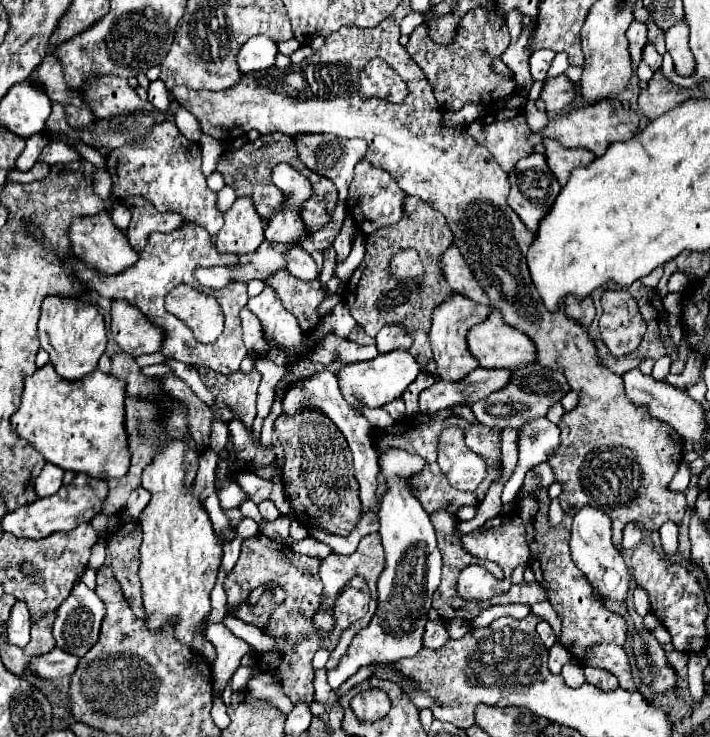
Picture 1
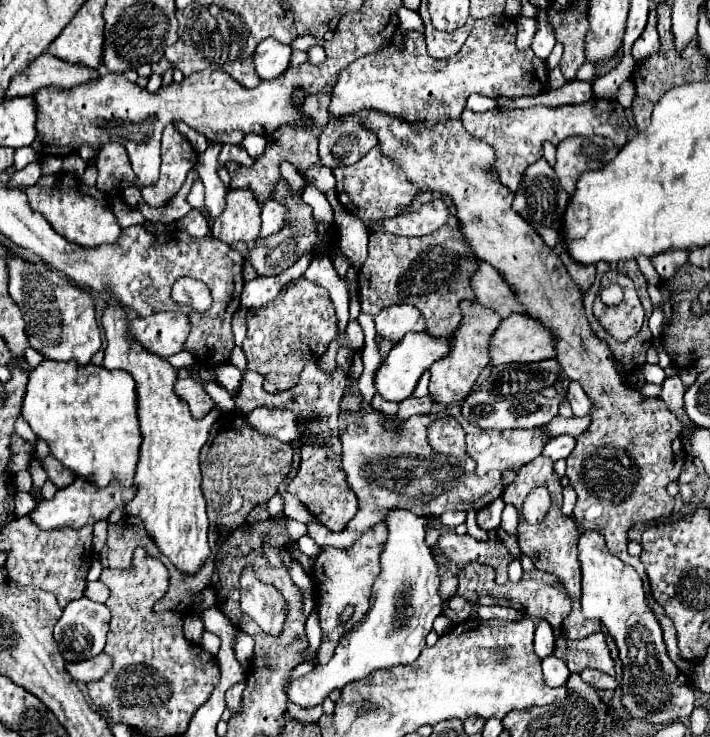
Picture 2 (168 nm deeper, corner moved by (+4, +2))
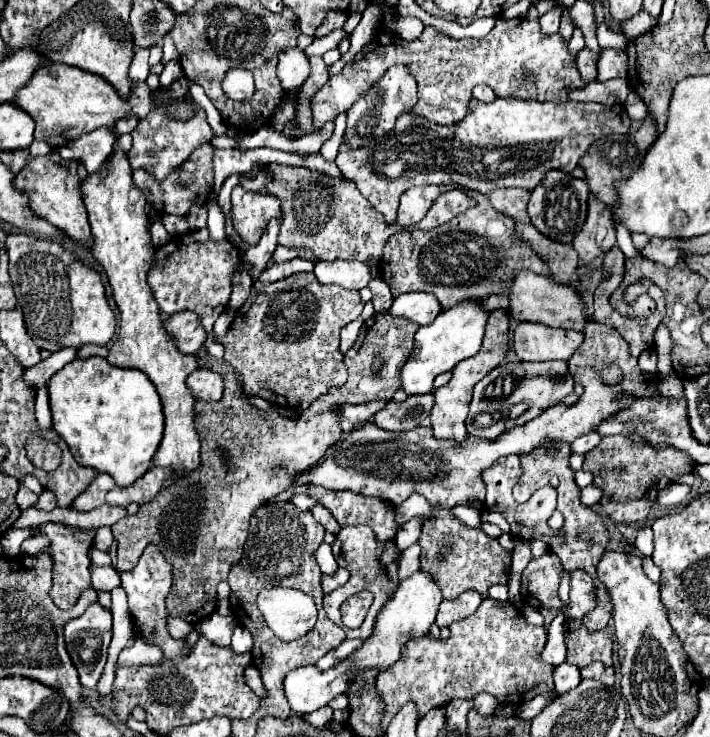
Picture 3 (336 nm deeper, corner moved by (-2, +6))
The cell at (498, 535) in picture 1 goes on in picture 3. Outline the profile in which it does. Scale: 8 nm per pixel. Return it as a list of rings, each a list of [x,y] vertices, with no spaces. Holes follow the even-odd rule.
[[[434,508],[434,516],[424,520],[422,526],[422,534],[420,534],[420,546],[422,546],[422,554],[420,554],[420,564],[426,572],[430,572],[440,588],[442,588],[442,596],[446,600],[454,600],[458,598],[464,590],[476,590],[480,592],[484,598],[488,596],[488,588],[492,584],[506,584],[508,576],[510,576],[510,552],[504,552],[504,548],[498,544],[498,540],[486,536],[484,532],[480,532],[478,528],[470,528],[460,524],[450,510],[446,508]]]

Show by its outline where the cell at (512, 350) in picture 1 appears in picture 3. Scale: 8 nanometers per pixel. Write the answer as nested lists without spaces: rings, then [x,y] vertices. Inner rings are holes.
[[[520,322],[512,334],[512,348],[518,360],[568,360],[574,354],[574,350],[582,344],[582,340],[584,336],[576,330]]]

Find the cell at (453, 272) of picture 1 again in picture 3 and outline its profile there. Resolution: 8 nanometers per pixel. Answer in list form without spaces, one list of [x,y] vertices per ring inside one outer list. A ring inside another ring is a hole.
[[[516,272],[516,276],[510,280],[510,306],[508,314],[516,322],[540,322],[552,328],[572,328],[582,332],[586,324],[582,296],[570,288],[556,282],[550,282],[550,278],[534,274],[534,272]]]

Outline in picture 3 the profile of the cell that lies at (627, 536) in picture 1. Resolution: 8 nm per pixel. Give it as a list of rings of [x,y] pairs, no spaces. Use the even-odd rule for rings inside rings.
[[[648,526],[642,528],[642,530],[638,530],[634,546],[640,550],[642,556],[650,556],[652,554],[652,530]]]

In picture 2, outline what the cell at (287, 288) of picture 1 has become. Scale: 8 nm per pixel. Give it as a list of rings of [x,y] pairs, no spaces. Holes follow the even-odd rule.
[[[306,278],[286,284],[270,304],[264,304],[264,314],[250,314],[246,324],[248,330],[242,342],[248,358],[246,370],[260,372],[266,378],[264,390],[270,394],[294,388],[302,368],[308,362],[318,362],[328,344],[338,336],[338,318],[330,294]]]

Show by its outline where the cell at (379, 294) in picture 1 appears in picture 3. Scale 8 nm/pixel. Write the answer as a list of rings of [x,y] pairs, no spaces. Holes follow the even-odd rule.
[[[466,190],[466,194],[476,200],[476,206],[458,214],[456,220],[450,220],[448,224],[442,224],[430,232],[402,232],[388,238],[388,244],[384,244],[384,256],[380,260],[380,278],[390,286],[394,298],[404,292],[426,292],[438,298],[444,312],[464,300],[484,302],[484,310],[492,312],[496,308],[506,308],[508,300],[502,304],[486,304],[488,296],[502,292],[516,270],[532,270],[550,276],[548,266],[540,260],[540,256],[526,242],[512,238],[512,218],[496,212],[484,194],[470,190]]]

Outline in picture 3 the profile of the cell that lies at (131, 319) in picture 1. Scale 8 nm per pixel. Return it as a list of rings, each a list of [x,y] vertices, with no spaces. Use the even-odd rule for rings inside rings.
[[[176,312],[164,320],[164,330],[184,354],[194,354],[206,340],[206,332],[194,312]]]

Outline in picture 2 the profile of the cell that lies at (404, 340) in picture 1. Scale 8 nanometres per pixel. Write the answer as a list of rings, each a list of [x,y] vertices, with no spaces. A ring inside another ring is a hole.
[[[398,304],[384,308],[376,318],[376,332],[394,342],[402,340],[408,332],[426,330],[426,322],[422,312],[412,304]]]

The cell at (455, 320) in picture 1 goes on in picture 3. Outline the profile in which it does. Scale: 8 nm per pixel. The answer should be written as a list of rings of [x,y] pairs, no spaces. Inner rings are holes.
[[[506,310],[490,312],[480,352],[476,356],[466,358],[460,364],[456,364],[456,368],[452,370],[452,380],[446,386],[434,390],[436,404],[432,408],[430,418],[432,418],[432,430],[436,432],[438,438],[450,438],[450,440],[456,440],[456,442],[462,442],[466,438],[464,420],[468,416],[468,404],[470,404],[470,398],[472,398],[472,388],[478,380],[482,380],[486,374],[490,374],[496,366],[500,366],[506,360],[508,334],[510,334],[510,318],[508,318]]]

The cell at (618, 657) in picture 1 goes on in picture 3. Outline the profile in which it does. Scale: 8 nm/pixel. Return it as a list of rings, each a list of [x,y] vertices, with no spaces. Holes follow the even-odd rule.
[[[566,620],[566,660],[578,668],[600,660],[604,666],[612,666],[612,630],[604,628],[598,632],[586,632],[580,620]]]

